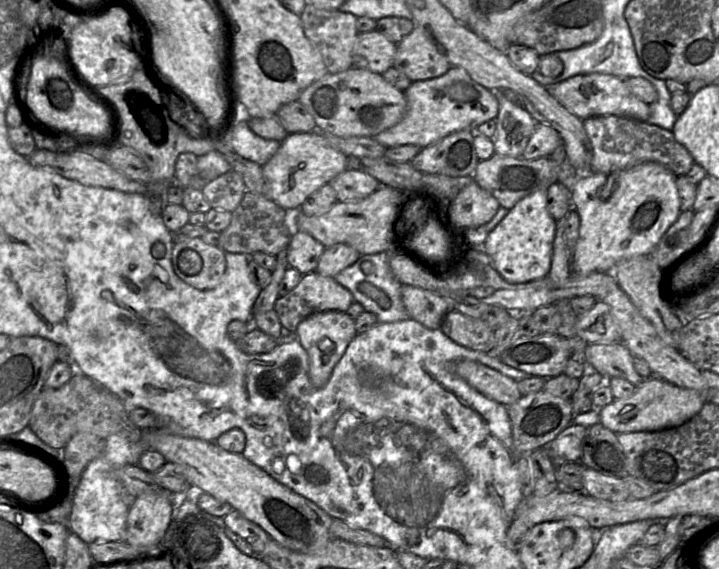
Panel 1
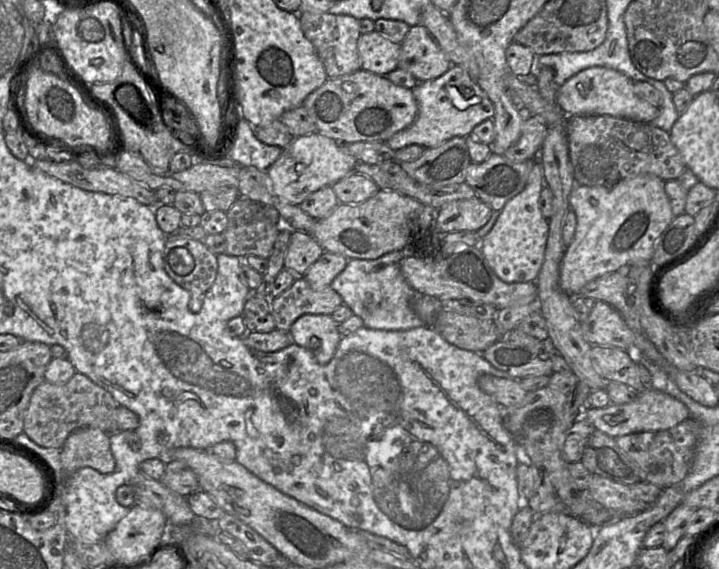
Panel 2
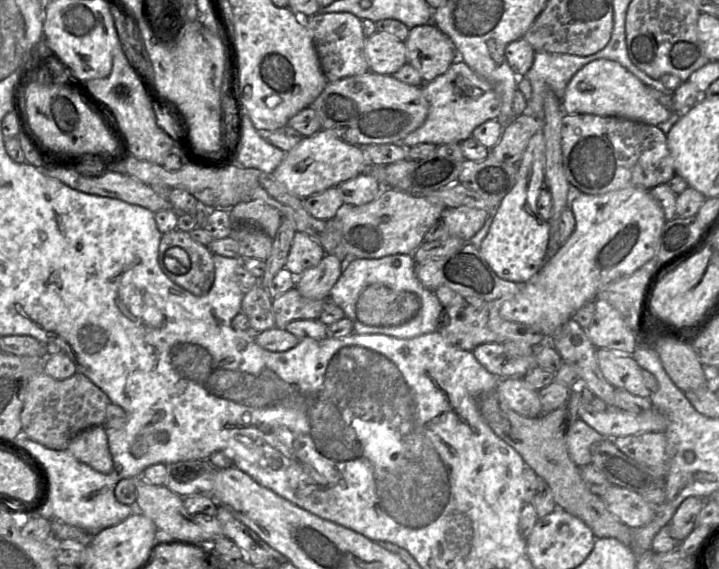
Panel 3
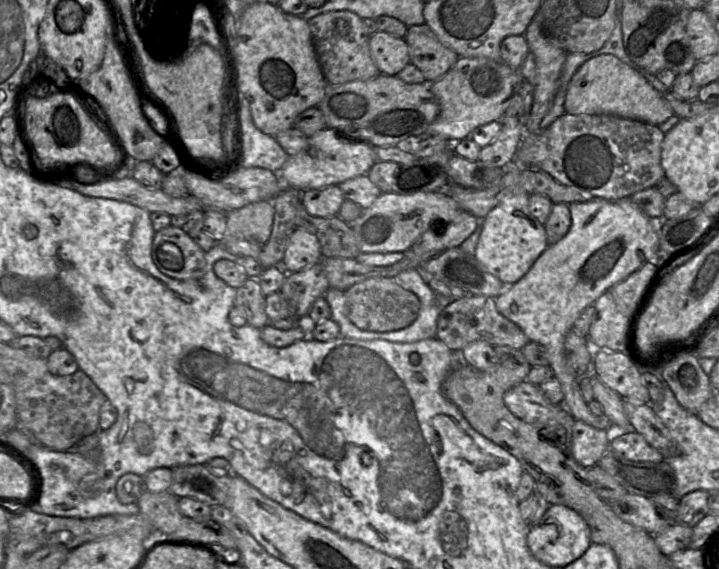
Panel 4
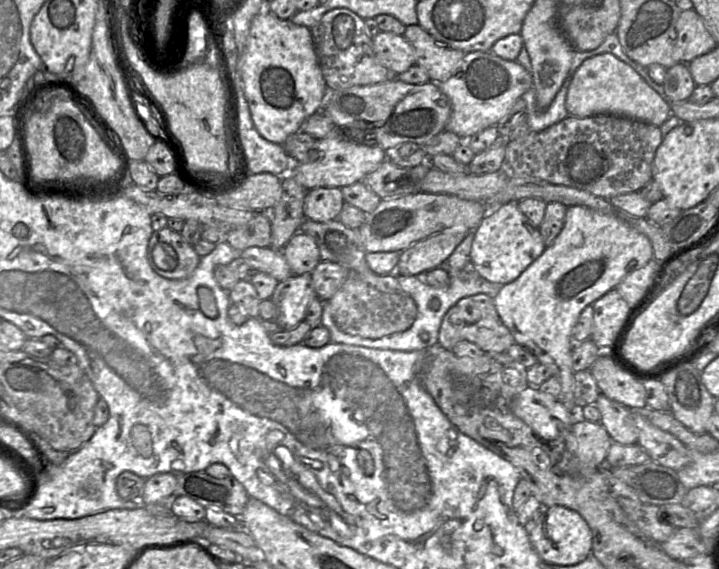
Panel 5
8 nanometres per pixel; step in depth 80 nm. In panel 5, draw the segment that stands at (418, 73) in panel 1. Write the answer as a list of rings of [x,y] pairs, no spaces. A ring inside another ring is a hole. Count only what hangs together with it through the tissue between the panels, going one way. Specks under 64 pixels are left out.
[[[419,24],[407,25],[403,35],[415,49],[416,63],[436,83],[451,76],[465,54],[462,50],[437,40]]]

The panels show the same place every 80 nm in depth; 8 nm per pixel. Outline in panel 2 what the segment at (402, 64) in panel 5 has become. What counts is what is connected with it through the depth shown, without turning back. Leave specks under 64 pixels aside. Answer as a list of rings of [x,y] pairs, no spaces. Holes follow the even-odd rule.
[[[374,30],[358,39],[361,68],[378,75],[387,75],[398,67],[400,43]]]

